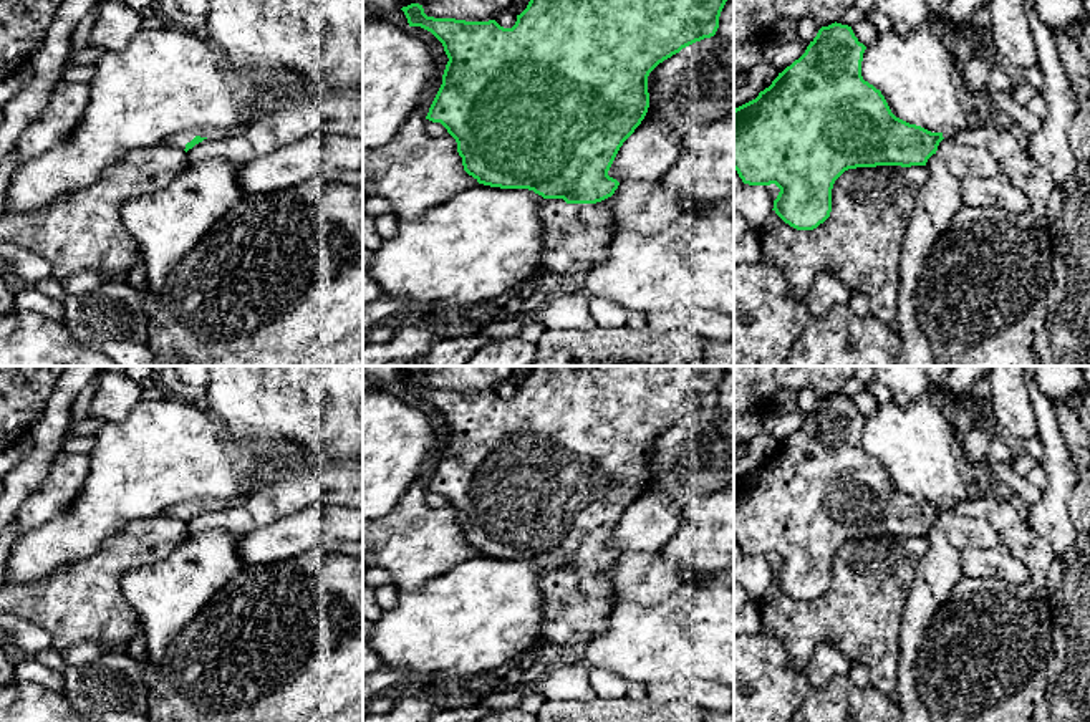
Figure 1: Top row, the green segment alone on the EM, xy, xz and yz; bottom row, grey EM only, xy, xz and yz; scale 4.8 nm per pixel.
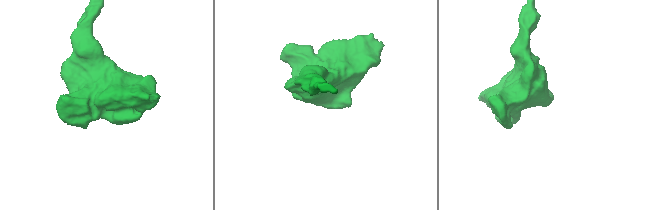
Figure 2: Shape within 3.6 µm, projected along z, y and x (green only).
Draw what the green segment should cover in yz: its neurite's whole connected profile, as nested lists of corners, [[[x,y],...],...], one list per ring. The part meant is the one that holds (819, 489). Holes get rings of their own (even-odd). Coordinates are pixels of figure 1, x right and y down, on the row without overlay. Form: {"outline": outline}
{"outline": [[[837,392],[822,397],[805,424],[779,444],[769,459],[760,462],[755,470],[734,480],[734,540],[744,555],[775,555],[780,563],[774,571],[772,581],[797,601],[813,601],[830,588],[832,560],[845,542],[876,537],[926,537],[928,530],[936,525],[939,513],[949,510],[961,517],[974,517],[989,522],[997,530],[1001,543],[1025,565],[1030,588],[1049,603],[1045,578],[1055,553],[1050,545],[1034,532],[1029,522],[1020,517],[1012,503],[987,490],[967,500],[931,503],[896,489],[881,462],[861,447],[865,421],[866,417],[858,412],[851,397]]]}

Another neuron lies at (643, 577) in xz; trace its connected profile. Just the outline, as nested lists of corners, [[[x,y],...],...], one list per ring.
[[[625,551],[615,565],[601,571],[611,583],[613,603],[656,604],[682,585],[681,568],[659,551]]]

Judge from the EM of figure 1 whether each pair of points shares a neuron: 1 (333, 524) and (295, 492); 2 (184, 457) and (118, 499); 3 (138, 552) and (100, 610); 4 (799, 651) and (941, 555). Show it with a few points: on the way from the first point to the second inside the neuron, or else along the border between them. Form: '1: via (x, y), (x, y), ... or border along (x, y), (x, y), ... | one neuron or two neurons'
1: border along (345, 505), (307, 505), (275, 520) | two neurons
2: via (168, 457), (159, 457), (135, 482) | one neuron
3: via (121, 562), (100, 583), (100, 593) | one neuron
4: border along (925, 537), (926, 553), (915, 570), (903, 611) | two neurons

